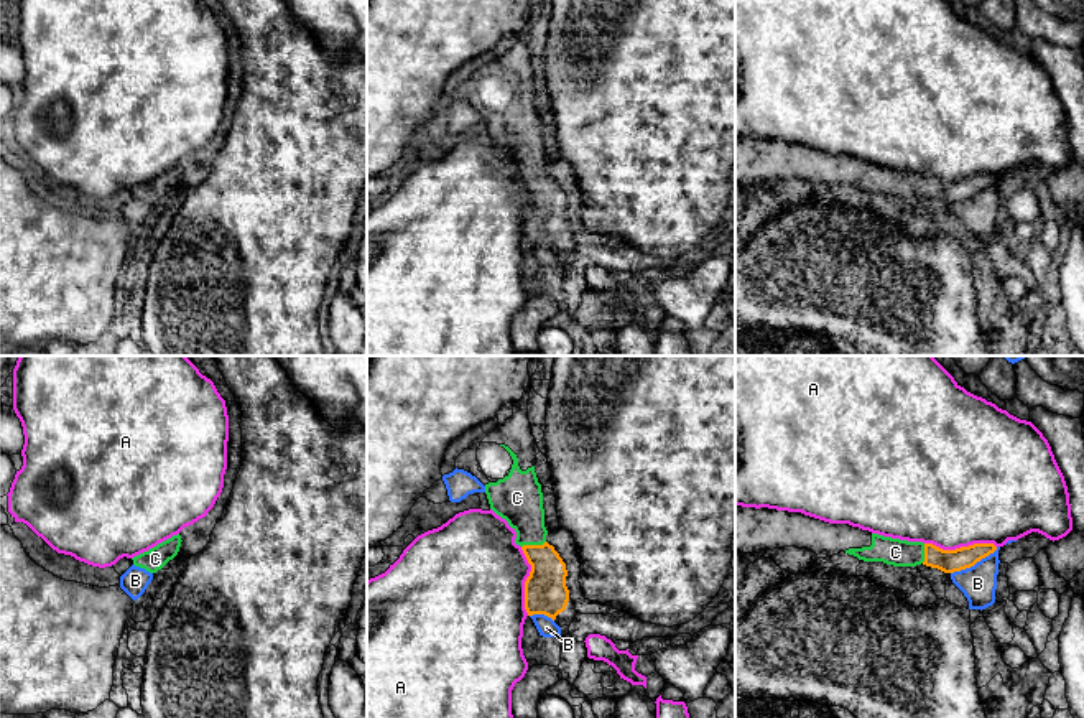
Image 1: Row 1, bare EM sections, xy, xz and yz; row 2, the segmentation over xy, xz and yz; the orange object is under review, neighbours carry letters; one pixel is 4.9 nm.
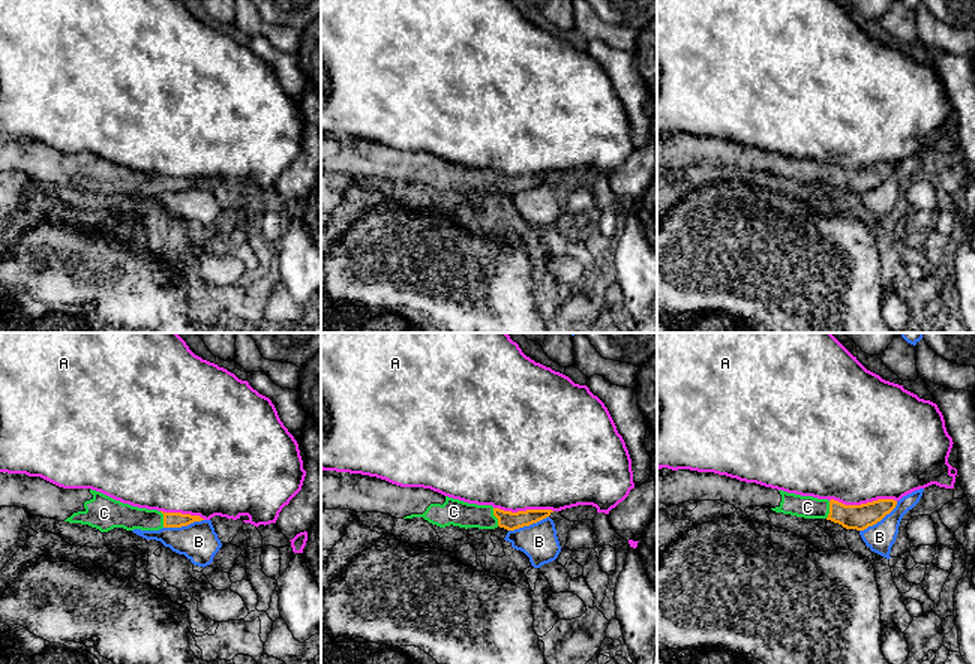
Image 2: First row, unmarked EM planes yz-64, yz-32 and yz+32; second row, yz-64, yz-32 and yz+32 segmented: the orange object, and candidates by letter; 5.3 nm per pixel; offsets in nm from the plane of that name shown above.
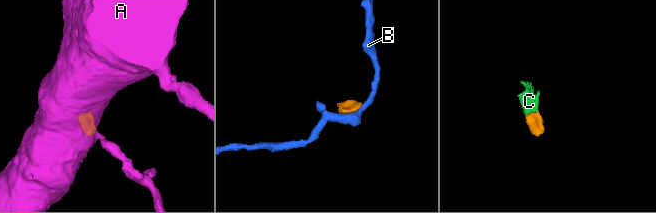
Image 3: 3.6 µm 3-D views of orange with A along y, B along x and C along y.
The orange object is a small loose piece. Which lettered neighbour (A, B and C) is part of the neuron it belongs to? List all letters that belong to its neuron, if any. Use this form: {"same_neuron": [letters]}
{"same_neuron": ["C"]}

